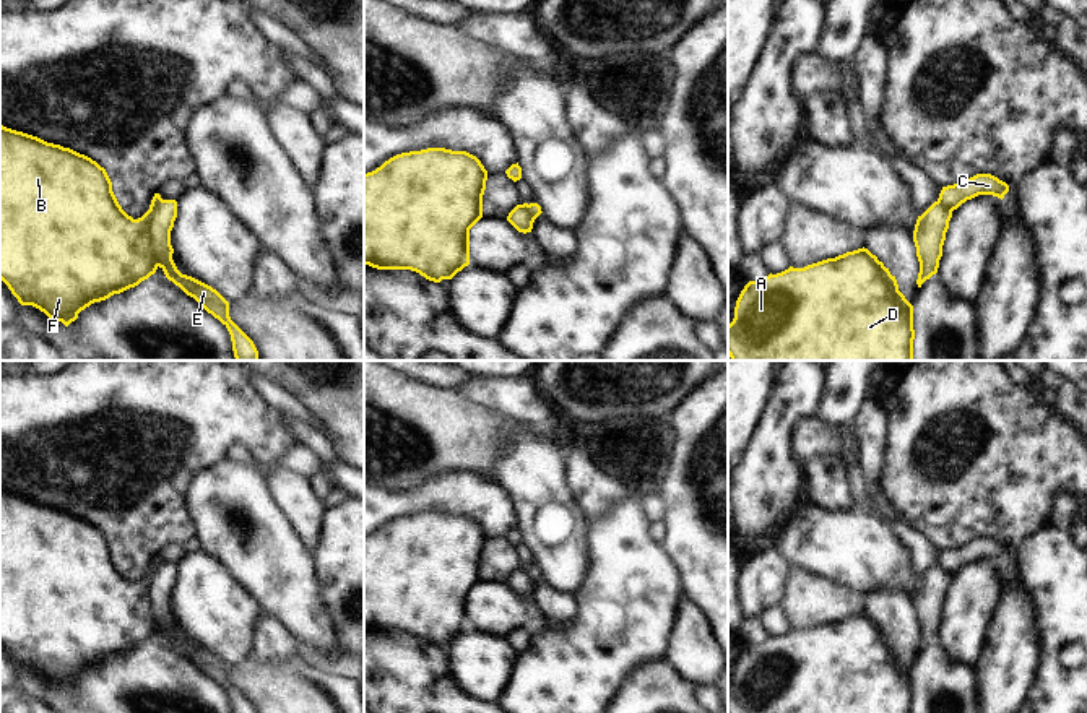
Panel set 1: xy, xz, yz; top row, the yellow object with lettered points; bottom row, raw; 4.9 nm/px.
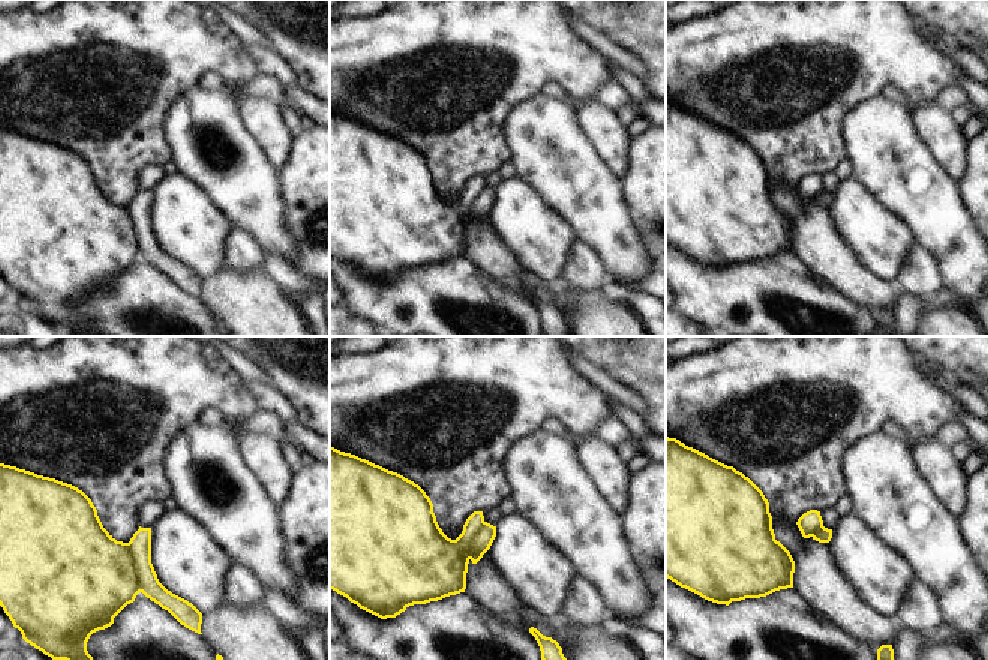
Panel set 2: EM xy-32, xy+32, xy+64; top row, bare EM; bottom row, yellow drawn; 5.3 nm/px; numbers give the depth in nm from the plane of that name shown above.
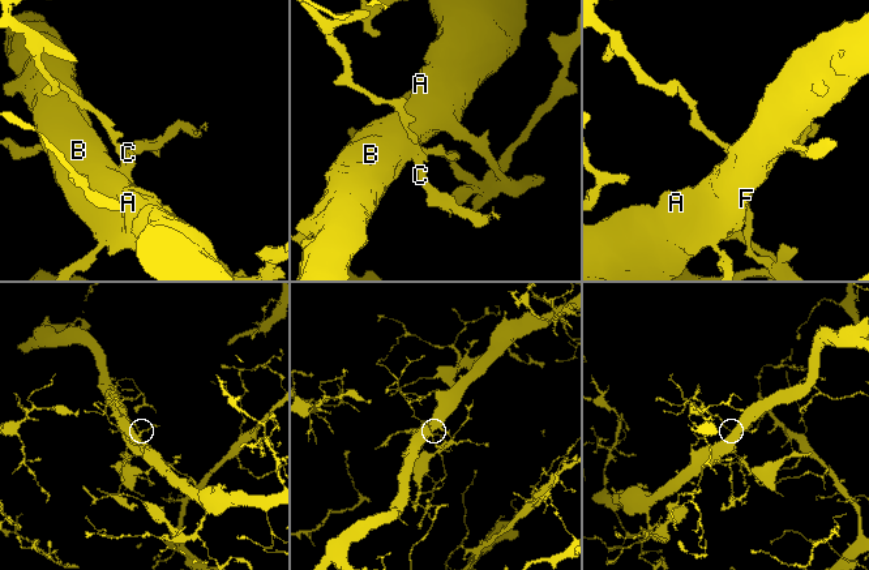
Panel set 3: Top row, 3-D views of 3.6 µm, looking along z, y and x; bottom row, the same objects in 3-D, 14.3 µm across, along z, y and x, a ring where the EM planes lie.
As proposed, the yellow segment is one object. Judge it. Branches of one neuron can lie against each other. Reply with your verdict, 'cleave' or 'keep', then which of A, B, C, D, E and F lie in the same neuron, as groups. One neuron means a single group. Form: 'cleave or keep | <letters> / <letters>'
cleave | A B C D F / E

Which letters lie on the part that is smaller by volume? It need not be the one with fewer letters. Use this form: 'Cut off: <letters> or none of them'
Cut off: E

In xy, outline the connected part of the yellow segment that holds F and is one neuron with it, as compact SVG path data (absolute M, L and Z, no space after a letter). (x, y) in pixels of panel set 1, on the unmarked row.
M0 489L0 643L21 669L32 669L68 690L91 668L135 651L156 637L149 581L161 565L154 557L149 573L133 583L119 568L106 533L96 525Z

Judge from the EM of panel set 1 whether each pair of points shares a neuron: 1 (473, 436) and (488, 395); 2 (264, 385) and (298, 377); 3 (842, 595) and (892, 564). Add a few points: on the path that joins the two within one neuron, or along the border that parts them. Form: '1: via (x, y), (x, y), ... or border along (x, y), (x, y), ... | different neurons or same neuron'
1: border along (455, 390), (519, 421) | different neurons
2: border along (265, 377), (288, 390), (304, 406) | different neurons
3: border along (816, 574), (850, 585), (860, 593) | different neurons

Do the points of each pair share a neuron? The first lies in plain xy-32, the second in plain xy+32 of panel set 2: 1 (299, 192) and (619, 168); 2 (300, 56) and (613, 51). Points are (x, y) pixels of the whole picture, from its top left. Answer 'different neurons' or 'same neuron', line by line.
1: different neurons
2: different neurons

